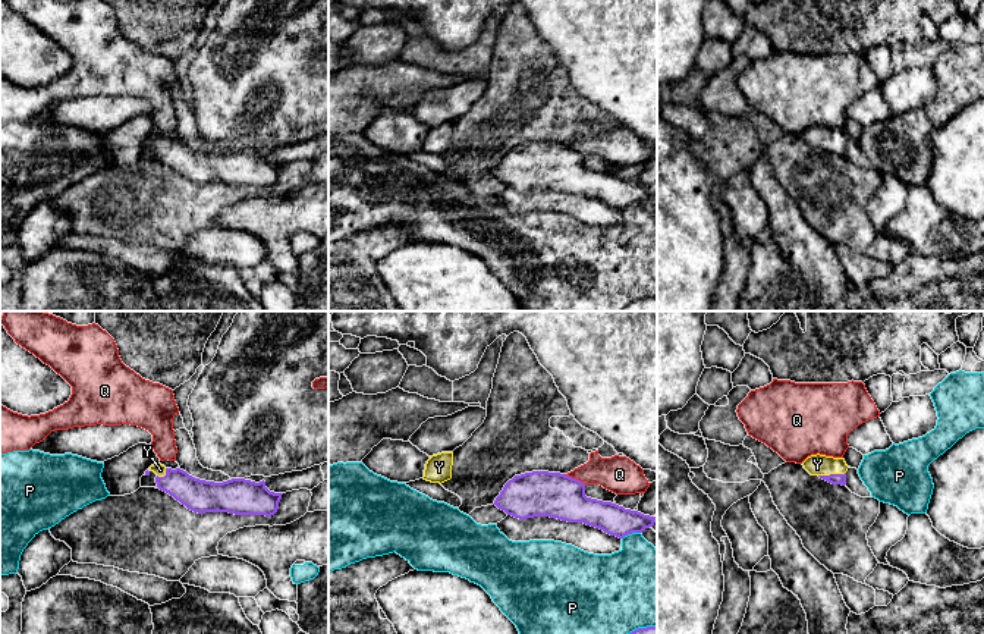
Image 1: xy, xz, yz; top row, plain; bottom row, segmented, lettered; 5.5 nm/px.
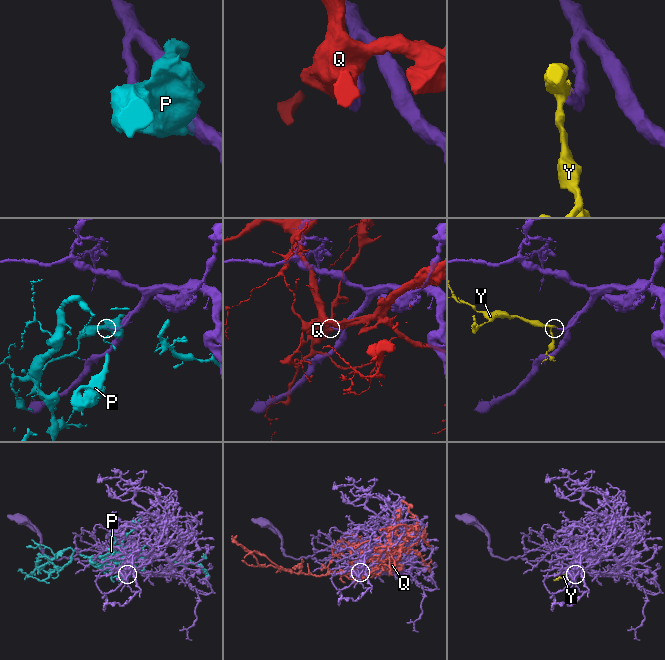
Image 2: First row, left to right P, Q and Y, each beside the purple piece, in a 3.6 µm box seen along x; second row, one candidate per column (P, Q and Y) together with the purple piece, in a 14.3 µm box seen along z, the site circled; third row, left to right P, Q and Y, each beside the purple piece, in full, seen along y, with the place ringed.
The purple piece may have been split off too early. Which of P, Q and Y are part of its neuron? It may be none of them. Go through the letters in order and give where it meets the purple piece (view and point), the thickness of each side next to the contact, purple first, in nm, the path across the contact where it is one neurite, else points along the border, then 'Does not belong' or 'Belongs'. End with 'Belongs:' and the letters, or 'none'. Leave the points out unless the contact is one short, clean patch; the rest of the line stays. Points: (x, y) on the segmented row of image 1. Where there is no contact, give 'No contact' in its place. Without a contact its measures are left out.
P: Touches purple at xz (631, 533). Thickness 170 nm (purple) against 360 nm. Does not belong
Q: Touches purple at xz (574, 479). Thickness 260 nm (purple) against 200 nm. Does not belong
Y: Touches purple at yz (832, 474). Thickness 60 nm (purple) against 110 nm. Path across: yz (835, 479), (832, 474), (817, 464). Belongs
Belongs: Y

